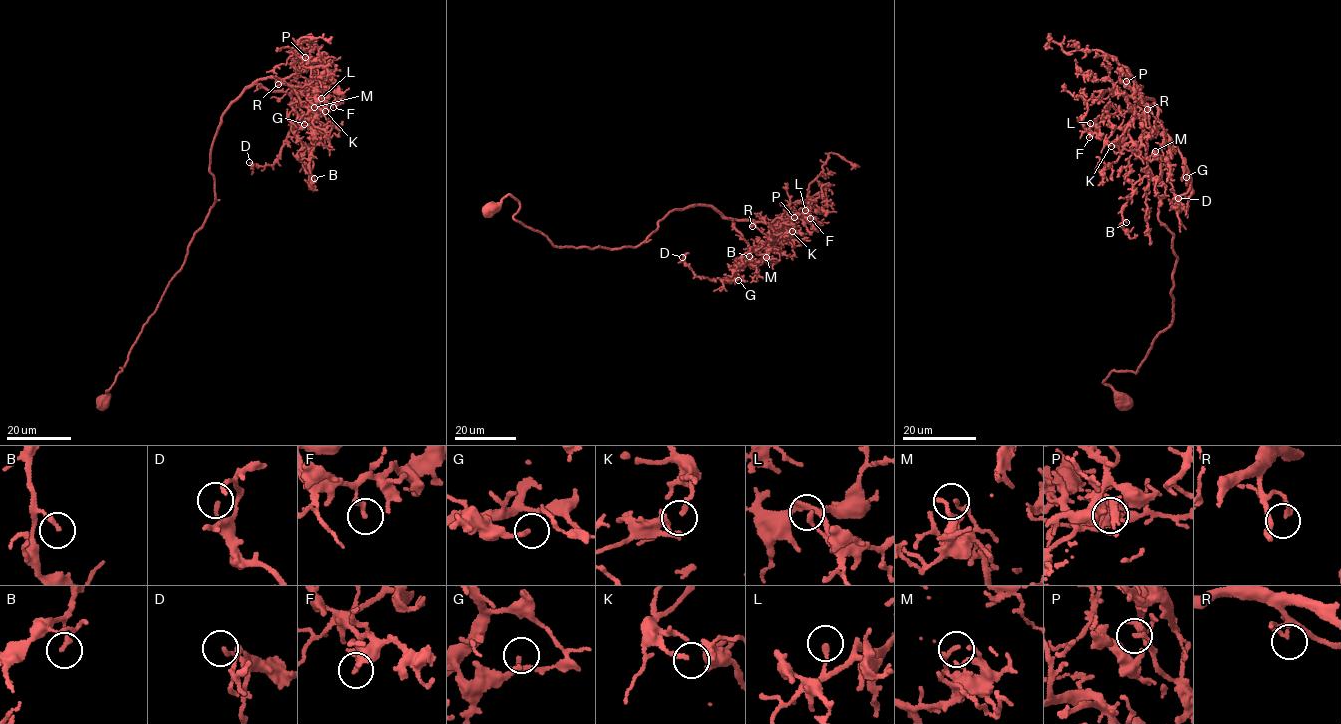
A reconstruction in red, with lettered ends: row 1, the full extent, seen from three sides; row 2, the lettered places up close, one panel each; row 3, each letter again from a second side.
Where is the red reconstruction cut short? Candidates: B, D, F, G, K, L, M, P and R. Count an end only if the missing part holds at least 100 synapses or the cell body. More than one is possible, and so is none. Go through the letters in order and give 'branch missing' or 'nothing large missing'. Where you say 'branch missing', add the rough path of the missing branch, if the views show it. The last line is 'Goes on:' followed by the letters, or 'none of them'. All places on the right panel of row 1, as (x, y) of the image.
B: nothing large missing
D: nothing large missing
F: nothing large missing
G: nothing large missing
K: nothing large missing
L: nothing large missing
M: nothing large missing
P: nothing large missing
R: nothing large missing
Goes on: none of them

